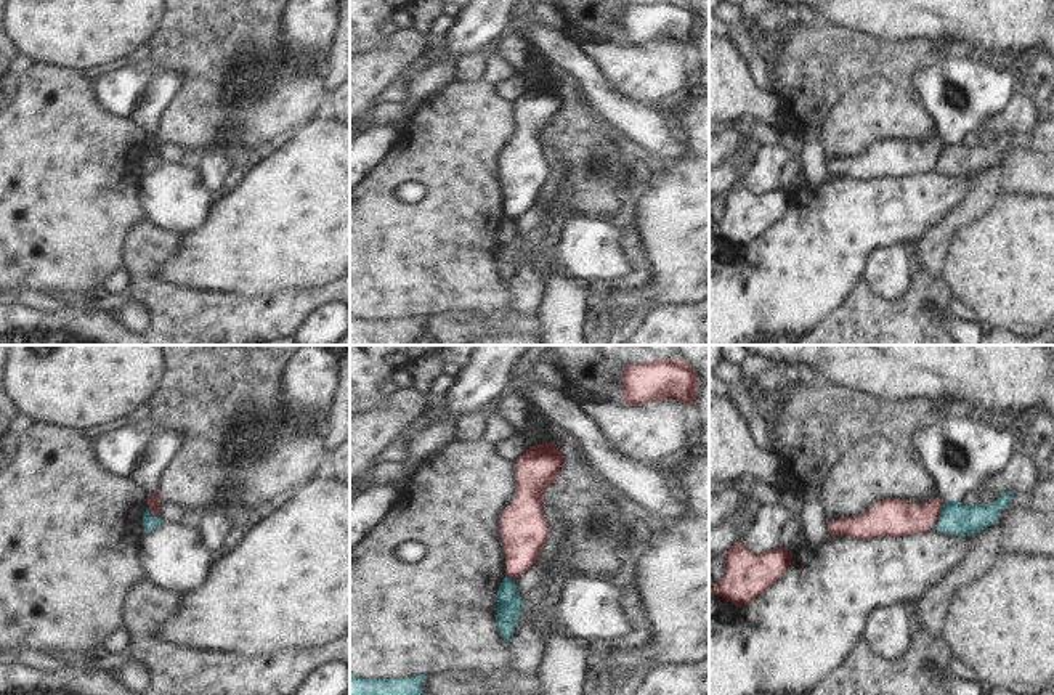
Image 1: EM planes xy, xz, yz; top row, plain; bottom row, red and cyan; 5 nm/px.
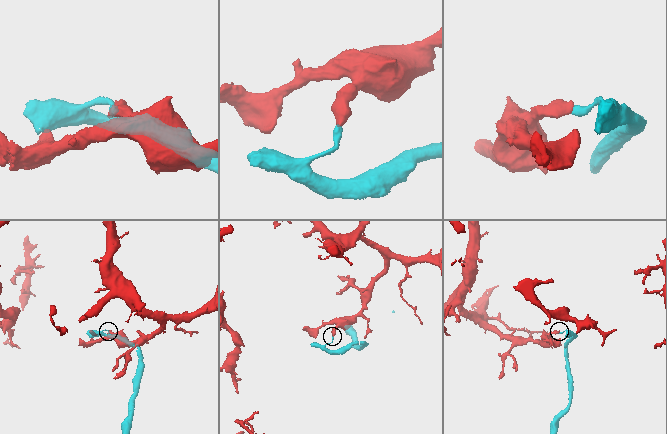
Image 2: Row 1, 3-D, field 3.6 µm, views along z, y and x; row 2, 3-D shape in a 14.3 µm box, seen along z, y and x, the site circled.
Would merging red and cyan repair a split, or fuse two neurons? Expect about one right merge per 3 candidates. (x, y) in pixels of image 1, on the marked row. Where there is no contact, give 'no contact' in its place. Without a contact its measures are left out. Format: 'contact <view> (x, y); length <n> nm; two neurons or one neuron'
contact yz (939, 514); length 150 nm; two neurons

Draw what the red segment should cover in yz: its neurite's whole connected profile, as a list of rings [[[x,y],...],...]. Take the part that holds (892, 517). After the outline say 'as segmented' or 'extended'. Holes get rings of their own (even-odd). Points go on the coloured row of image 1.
[[[900,499],[873,504],[855,518],[837,518],[828,523],[831,536],[847,534],[855,539],[881,539],[884,536],[906,536],[934,530],[943,499],[932,499],[922,506]]]; as segmented

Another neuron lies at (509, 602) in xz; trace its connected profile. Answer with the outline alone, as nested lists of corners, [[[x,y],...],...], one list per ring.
[[[505,576],[497,589],[497,615],[496,624],[505,642],[510,640],[517,628],[518,615],[523,608],[515,579]]]

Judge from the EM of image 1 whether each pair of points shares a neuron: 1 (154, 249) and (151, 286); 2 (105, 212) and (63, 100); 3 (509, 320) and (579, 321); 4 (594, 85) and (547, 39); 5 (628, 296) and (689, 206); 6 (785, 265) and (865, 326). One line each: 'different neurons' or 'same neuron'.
1: same neuron
2: same neuron
3: different neurons
4: same neuron
5: same neuron
6: different neurons

